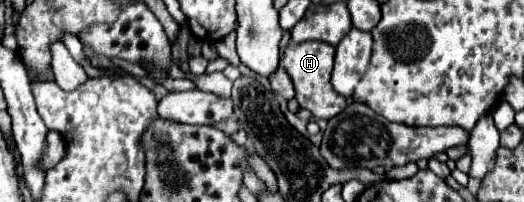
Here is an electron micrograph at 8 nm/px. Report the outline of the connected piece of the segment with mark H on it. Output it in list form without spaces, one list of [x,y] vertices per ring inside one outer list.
[[[323,41],[289,43],[283,51],[281,67],[287,71],[287,75],[291,77],[293,85],[295,85],[295,99],[299,101],[299,105],[303,109],[311,111],[313,117],[317,117],[317,119],[331,119],[331,117],[339,115],[347,105],[345,97],[335,93],[331,87],[331,81],[329,81],[331,69],[333,69],[333,55],[335,55],[335,47],[331,47]]]

